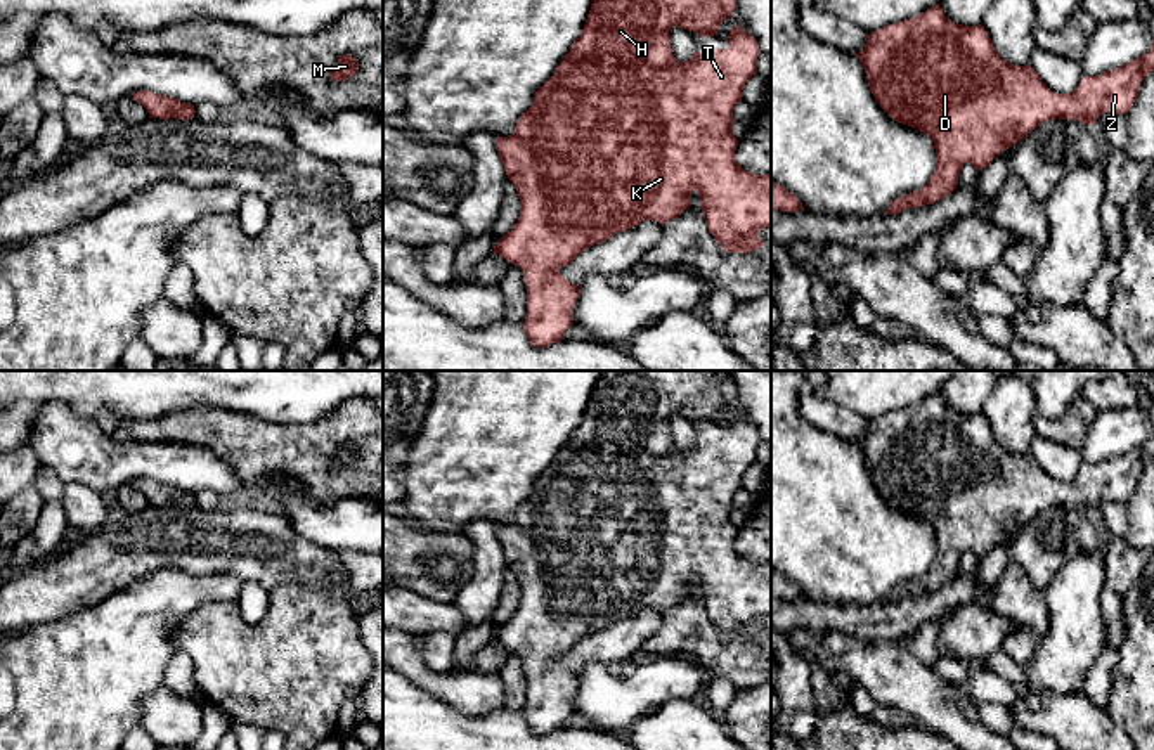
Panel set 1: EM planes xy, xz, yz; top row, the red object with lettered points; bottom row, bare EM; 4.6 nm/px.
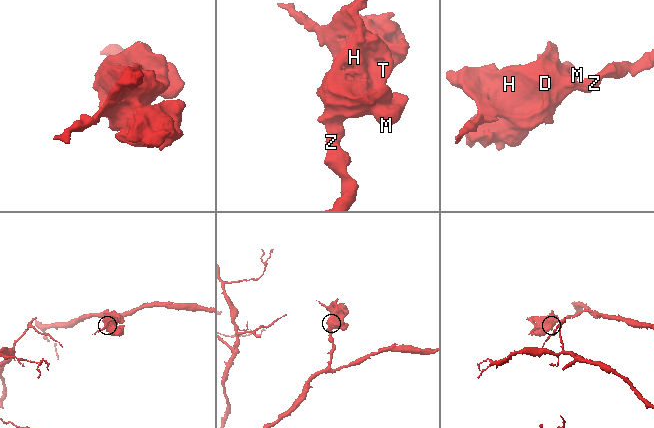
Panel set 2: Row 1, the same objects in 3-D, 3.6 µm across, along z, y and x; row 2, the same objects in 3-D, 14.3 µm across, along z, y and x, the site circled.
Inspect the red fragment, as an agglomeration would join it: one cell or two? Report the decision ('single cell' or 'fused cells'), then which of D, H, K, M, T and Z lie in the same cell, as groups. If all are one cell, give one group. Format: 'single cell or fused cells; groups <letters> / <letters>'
single cell; groups D H K M T Z

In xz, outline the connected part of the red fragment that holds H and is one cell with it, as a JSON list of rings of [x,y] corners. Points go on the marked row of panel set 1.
[[[593,0],[580,36],[574,42],[570,52],[560,62],[554,76],[549,78],[534,97],[532,106],[516,121],[509,137],[497,137],[496,149],[501,156],[508,178],[515,184],[520,197],[520,217],[515,227],[504,234],[494,246],[494,253],[518,265],[523,270],[527,284],[527,317],[523,329],[530,343],[537,348],[549,346],[563,339],[565,331],[574,324],[574,305],[579,298],[579,284],[567,281],[558,270],[574,262],[586,248],[600,244],[619,232],[626,232],[645,220],[657,220],[664,225],[677,218],[691,206],[691,194],[700,196],[700,206],[709,232],[729,253],[749,253],[759,249],[764,241],[757,236],[771,225],[771,175],[754,175],[745,171],[735,159],[738,139],[733,135],[733,109],[742,100],[745,83],[757,73],[757,57],[761,48],[757,40],[740,26],[729,31],[729,47],[714,52],[695,52],[688,62],[679,62],[671,48],[669,31],[677,26],[690,29],[703,38],[714,36],[724,19],[731,17],[735,0]]]

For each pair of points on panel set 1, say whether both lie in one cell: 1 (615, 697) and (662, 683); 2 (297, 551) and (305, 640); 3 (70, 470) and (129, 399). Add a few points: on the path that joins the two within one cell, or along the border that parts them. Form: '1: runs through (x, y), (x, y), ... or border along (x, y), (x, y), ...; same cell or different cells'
1: runs through (628, 697), (635, 697), (650, 686); same cell
2: border along (340, 575), (271, 593); different cells
3: border along (58, 400), (63, 400), (75, 413), (94, 420); different cells

